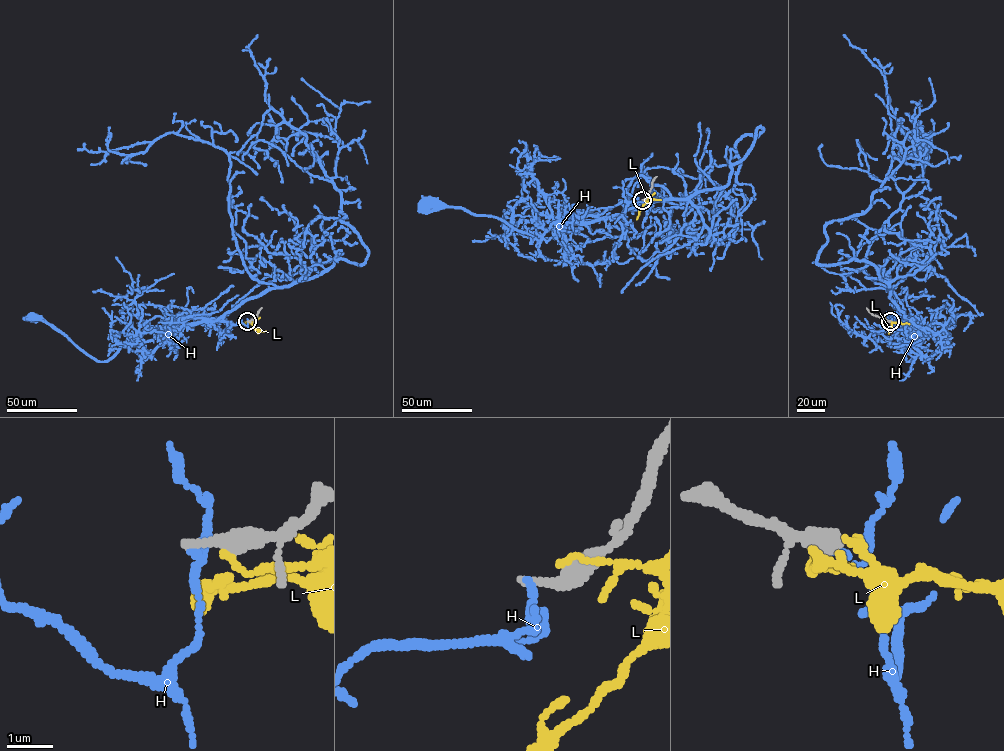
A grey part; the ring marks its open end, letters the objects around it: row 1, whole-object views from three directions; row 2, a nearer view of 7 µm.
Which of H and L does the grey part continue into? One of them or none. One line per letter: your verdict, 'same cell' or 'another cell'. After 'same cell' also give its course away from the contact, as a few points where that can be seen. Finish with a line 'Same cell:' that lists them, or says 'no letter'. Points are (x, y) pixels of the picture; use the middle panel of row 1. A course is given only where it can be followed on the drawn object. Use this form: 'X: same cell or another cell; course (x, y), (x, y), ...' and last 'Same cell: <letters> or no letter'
H: another cell
L: another cell
Same cell: no letter

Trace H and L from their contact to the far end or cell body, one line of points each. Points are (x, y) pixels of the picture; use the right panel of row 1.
H: (890, 321), (895, 325), (907, 318), (928, 327), (909, 361), (894, 317)
L: (889, 322), (909, 324)

